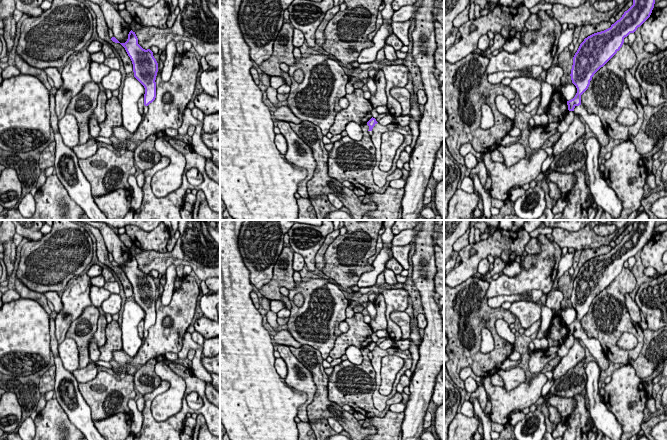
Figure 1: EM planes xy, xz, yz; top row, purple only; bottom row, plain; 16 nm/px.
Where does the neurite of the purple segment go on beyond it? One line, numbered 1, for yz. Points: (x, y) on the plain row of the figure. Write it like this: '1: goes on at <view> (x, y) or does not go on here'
1: goes on at yz (592, 345)

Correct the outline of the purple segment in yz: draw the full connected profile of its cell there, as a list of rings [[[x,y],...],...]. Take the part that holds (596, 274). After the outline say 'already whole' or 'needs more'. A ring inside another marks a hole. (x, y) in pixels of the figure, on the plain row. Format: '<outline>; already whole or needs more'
[[[635,220],[633,229],[610,252],[594,257],[580,268],[573,281],[571,304],[577,312],[575,321],[567,325],[568,334],[580,339],[595,358],[600,370],[609,367],[600,342],[589,338],[581,328],[581,319],[588,313],[594,298],[622,271],[624,262],[634,257],[651,239],[656,220]]]; needs more

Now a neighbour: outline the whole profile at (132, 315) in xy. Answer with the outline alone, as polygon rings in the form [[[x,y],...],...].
[[[134,300],[125,302],[121,324],[122,350],[130,357],[134,357],[142,345],[138,324],[144,318],[144,310]]]

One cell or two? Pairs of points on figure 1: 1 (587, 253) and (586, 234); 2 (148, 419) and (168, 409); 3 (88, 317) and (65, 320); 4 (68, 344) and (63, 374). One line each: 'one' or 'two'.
1: two
2: two
3: two
4: two

